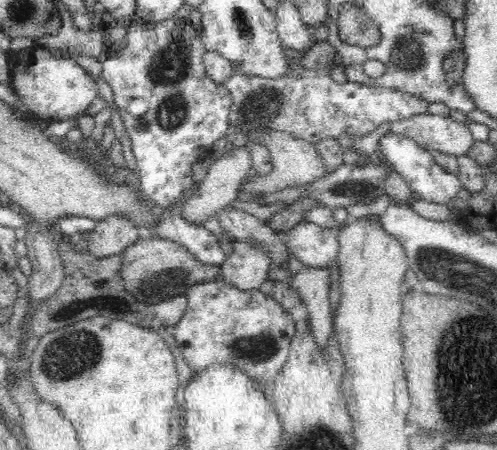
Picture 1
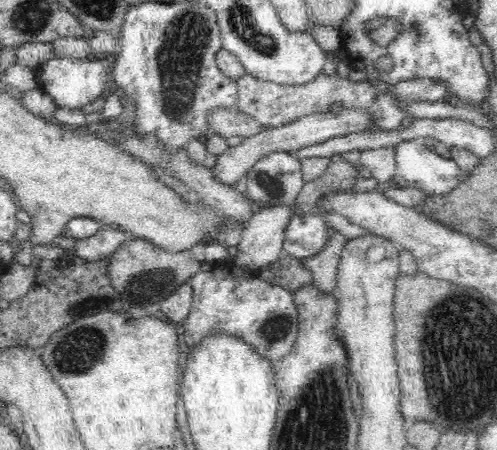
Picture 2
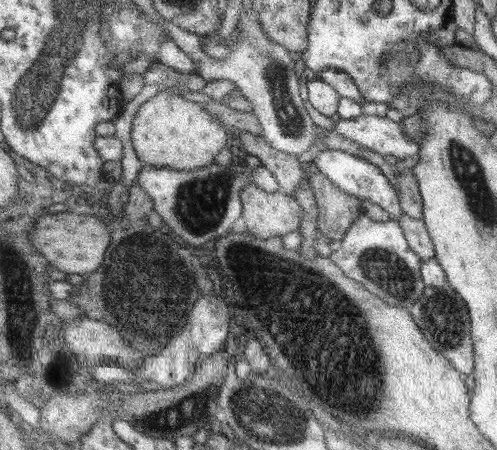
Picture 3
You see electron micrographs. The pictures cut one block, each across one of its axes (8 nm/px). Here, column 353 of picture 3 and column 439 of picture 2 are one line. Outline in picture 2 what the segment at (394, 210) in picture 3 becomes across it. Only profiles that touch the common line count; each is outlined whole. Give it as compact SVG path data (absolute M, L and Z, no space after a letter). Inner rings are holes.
M422 138L400 142L400 146L396 146L396 166L396 174L402 184L426 194L444 196L462 180L458 164L452 158L446 160L430 152Z

